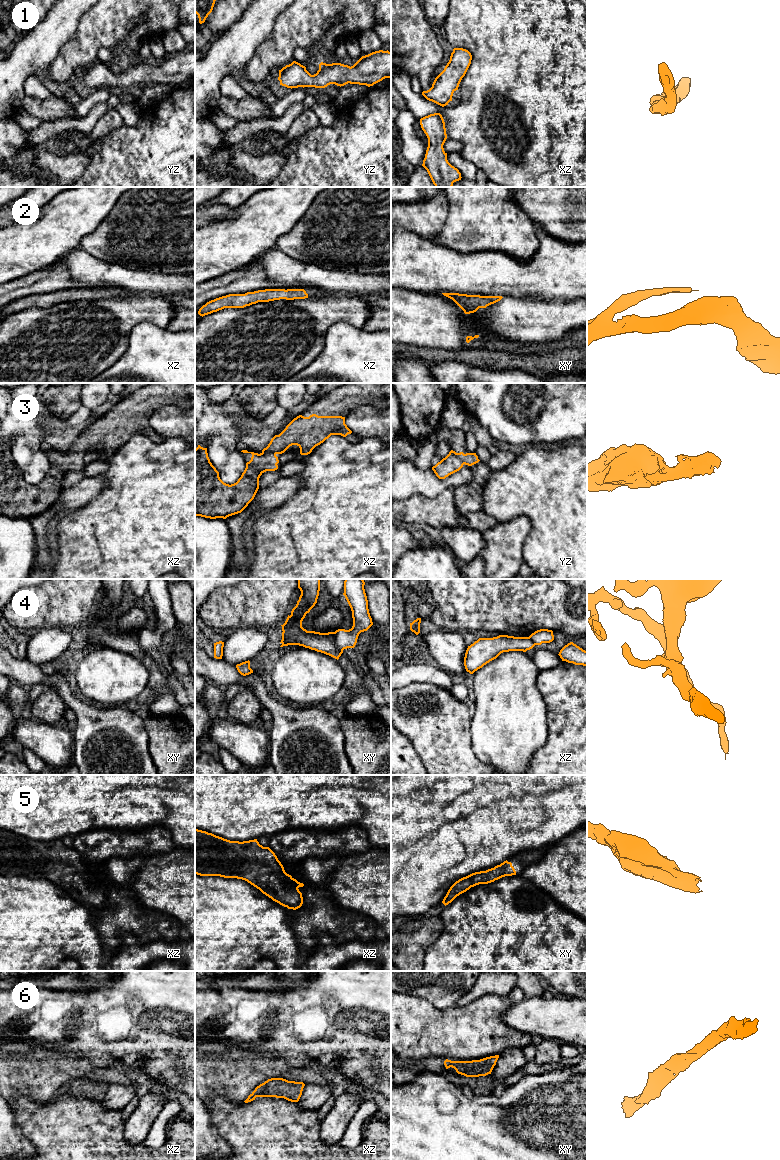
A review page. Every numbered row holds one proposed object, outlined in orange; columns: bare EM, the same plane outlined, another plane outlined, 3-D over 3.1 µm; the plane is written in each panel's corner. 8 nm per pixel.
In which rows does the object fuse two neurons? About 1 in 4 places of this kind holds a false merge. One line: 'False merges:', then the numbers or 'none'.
False merges: 4

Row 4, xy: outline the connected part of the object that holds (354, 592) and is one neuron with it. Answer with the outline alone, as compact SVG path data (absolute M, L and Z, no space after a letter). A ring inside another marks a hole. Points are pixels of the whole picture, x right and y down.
M345 579L344 581L343 595L352 611L353 626L349 630L338 629L334 632L335 644L341 654L344 649L354 648L359 634L373 625L364 585L363 579Z

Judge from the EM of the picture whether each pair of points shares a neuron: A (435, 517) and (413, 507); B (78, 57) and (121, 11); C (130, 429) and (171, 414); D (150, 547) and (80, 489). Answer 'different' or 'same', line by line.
A: same
B: same
C: different
D: different

